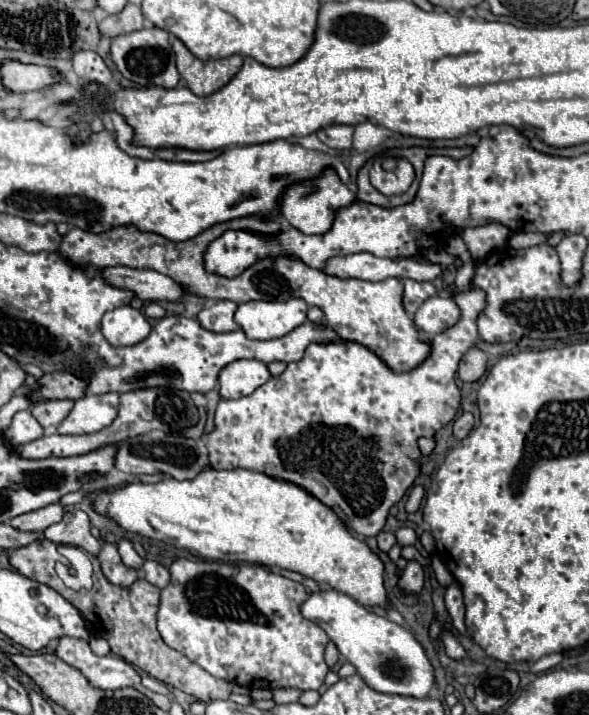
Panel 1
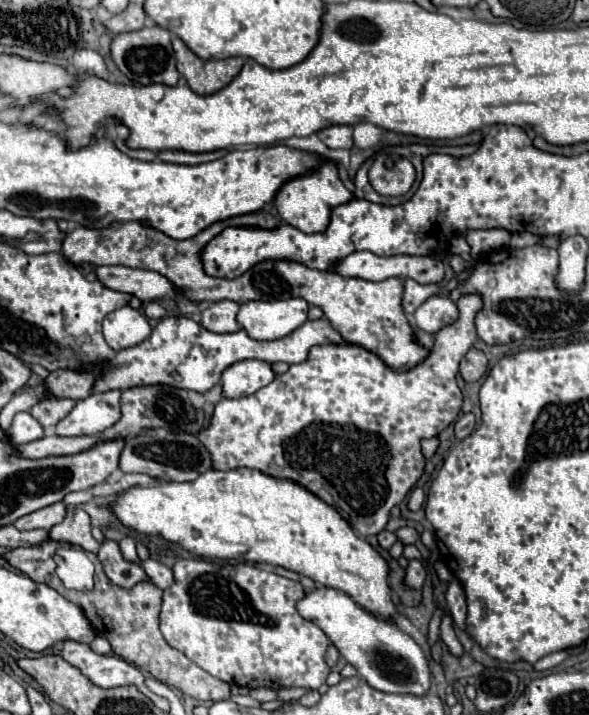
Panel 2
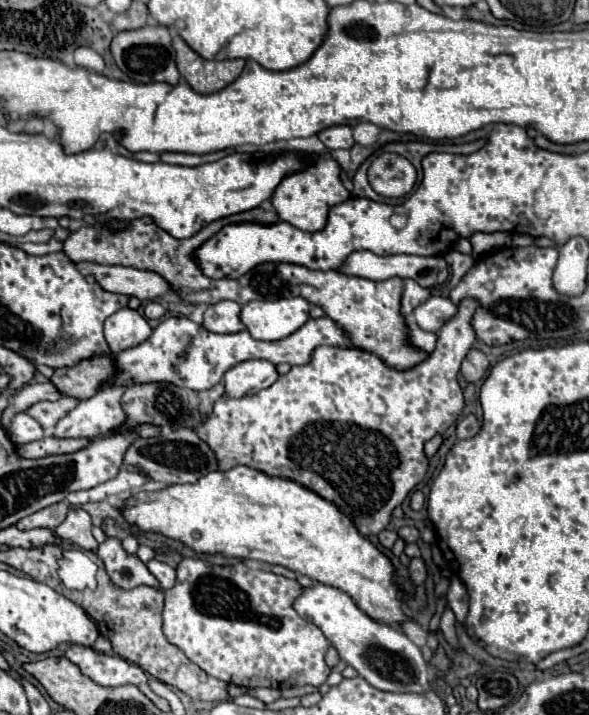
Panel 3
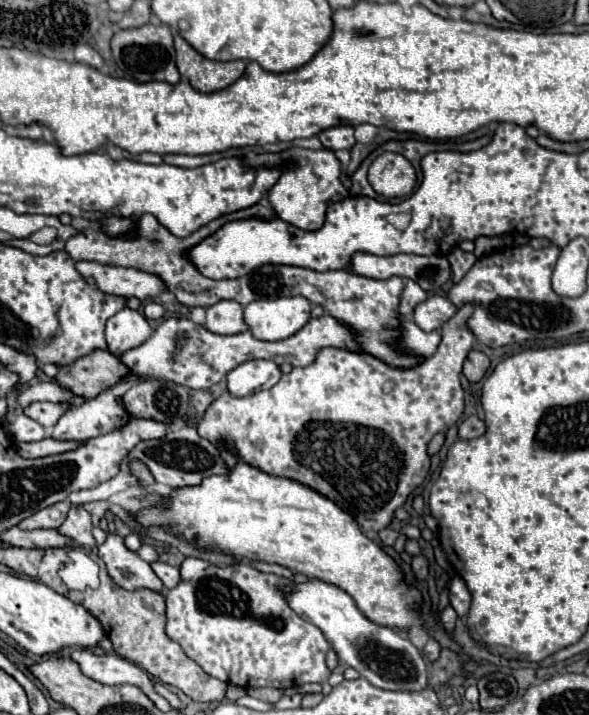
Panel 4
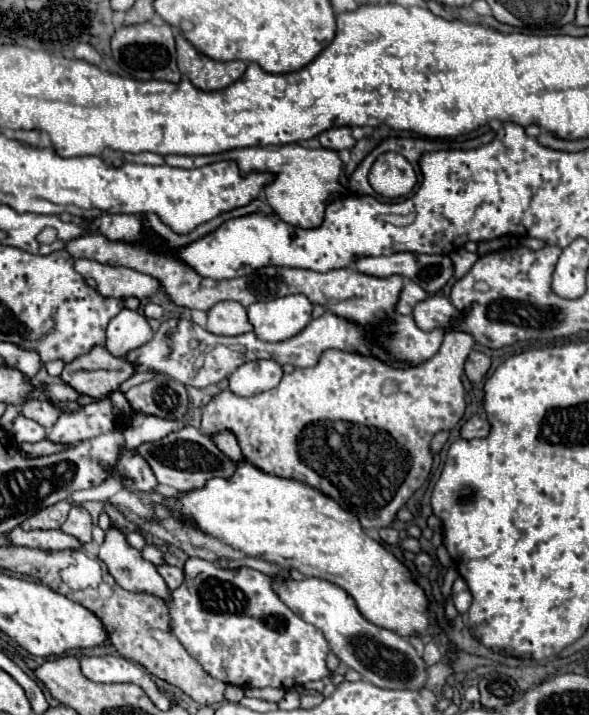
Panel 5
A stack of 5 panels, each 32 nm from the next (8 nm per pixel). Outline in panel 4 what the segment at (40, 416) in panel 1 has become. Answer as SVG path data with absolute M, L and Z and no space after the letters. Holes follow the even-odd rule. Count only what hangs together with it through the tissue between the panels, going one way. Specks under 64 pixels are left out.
M70 398L70 402L56 402L56 404L54 402L34 402L24 408L24 414L36 420L38 424L42 424L44 428L52 428L64 412L80 406L82 402L84 402L82 398Z

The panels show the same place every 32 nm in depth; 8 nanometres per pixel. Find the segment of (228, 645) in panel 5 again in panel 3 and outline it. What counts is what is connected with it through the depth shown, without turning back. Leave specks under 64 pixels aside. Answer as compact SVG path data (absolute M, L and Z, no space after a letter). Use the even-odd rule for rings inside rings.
M182 558L176 566L176 584L164 590L162 632L170 644L178 646L206 674L228 684L244 688L320 686L330 674L330 668L324 662L330 642L316 624L306 622L292 608L292 602L300 596L300 592L302 588L296 580L288 580L260 568L250 568L244 562L212 566L202 558Z

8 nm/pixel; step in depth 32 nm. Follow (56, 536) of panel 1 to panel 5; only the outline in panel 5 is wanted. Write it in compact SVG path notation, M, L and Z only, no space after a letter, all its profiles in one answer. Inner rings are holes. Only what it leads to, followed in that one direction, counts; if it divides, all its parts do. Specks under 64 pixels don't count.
M78 504L72 506L72 510L68 514L68 520L60 526L60 530L64 534L74 536L82 544L90 544L92 542L92 520L90 520L90 514L86 512L86 508L82 508Z

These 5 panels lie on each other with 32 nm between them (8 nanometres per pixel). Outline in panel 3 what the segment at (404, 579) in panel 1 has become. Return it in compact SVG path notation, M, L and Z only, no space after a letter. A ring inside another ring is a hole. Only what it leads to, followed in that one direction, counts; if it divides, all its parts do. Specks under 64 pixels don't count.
M412 558L408 570L410 570L410 580L412 580L416 586L420 586L420 584L424 582L424 578L426 578L426 566L424 566L422 558Z

